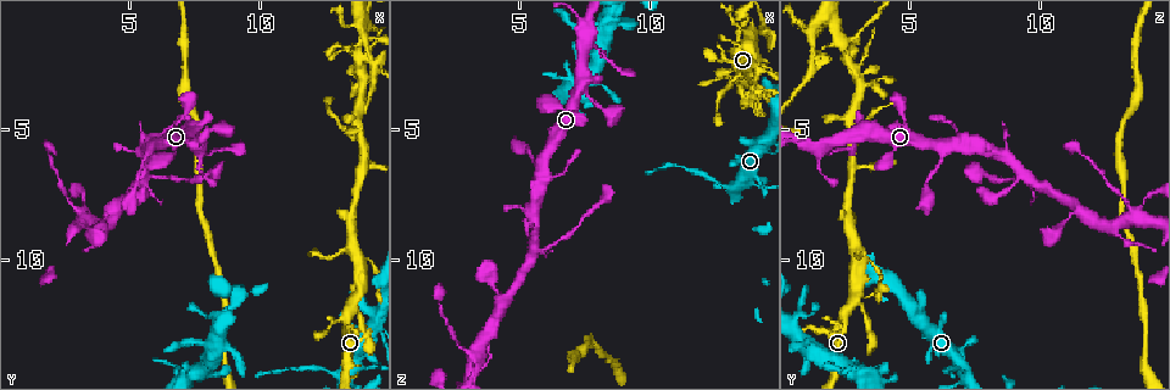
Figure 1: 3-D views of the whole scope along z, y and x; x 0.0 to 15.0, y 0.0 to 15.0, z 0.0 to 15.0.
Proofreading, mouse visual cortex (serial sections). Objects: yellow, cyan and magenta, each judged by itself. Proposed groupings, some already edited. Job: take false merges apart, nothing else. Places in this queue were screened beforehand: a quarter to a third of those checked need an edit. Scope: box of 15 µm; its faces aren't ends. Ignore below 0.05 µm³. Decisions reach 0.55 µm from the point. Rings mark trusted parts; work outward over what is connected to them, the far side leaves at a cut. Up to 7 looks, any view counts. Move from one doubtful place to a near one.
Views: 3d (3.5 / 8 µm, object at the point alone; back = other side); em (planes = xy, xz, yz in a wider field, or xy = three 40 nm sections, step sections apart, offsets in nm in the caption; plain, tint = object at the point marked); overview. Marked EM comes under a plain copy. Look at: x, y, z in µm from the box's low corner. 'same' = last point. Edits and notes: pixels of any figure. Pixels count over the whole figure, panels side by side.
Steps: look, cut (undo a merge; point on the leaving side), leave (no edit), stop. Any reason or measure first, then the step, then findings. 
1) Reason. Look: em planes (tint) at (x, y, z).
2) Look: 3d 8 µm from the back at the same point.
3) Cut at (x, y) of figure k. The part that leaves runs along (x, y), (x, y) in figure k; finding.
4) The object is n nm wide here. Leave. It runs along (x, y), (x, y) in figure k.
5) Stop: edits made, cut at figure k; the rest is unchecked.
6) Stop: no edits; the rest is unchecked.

Sharp bend. Look: 3d 8 µm at (12.4, 14.2, 7.0).

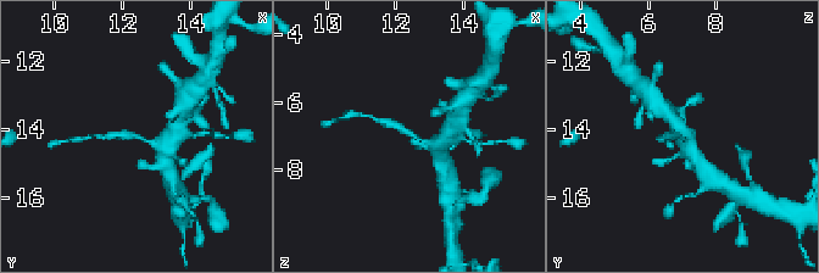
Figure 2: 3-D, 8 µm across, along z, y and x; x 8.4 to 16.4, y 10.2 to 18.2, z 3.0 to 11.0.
Zoom in. Look: 3d 3.5 µm at (12.6, 14.3, 7.0).

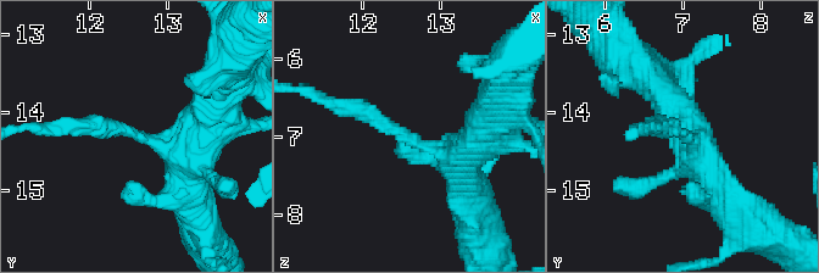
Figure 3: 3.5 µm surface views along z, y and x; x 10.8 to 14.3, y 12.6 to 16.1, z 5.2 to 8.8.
The arms are 200, 450 nm wide. Look: em xy step 3 (tint) at (12.50, 14.25, 6.95).

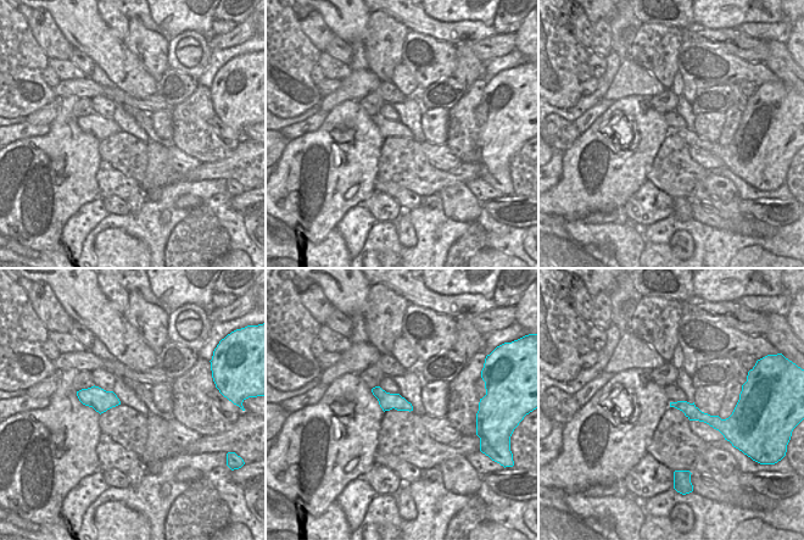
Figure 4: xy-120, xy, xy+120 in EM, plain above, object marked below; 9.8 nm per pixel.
Cut at (377, 115) of figure 3. The part that leaves runs along (410, 138), (308, 90) in figure 3; two cells meet here.

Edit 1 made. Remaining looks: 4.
Abrupt turn. Look: 3d 3.5 µm at (13.0, 12.3, 2.4).

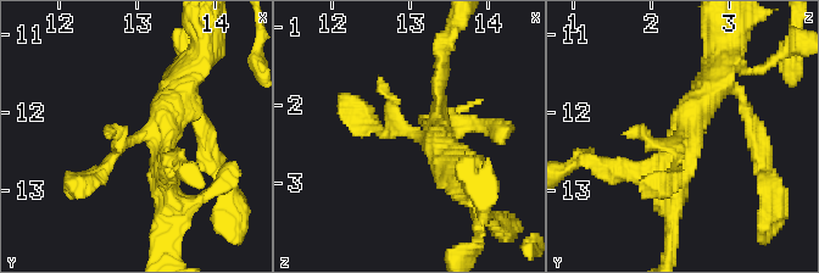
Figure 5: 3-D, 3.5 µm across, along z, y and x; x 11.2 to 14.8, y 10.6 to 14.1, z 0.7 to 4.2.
Look: em xy step 2 (tint) at (13.05, 12.25, 2.35).

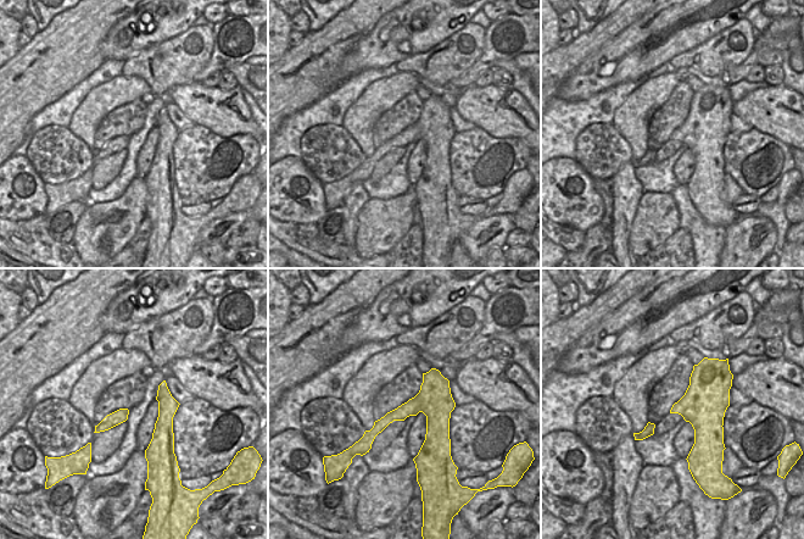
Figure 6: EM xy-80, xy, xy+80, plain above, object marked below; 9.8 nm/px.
Leave. It runs along (438, 128), (438, 144), (363, 118) in figure 5; one cell here.

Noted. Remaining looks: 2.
A narrow waist. Look: 3d 3.5 µm at (2.7, 7.7, 13.4).

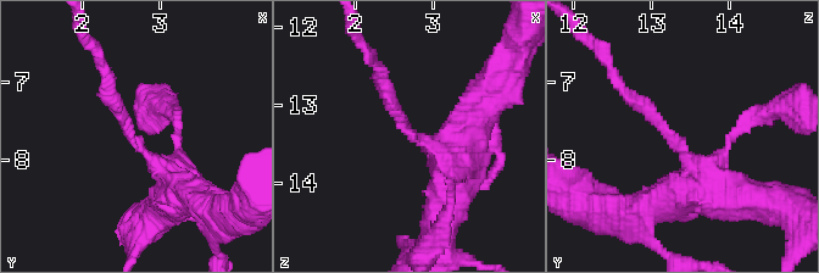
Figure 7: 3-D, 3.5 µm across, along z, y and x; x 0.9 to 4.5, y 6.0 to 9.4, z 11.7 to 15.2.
Need the tissue. Look: em xy step 5 (tint) at (2.60, 7.70, 13.30).

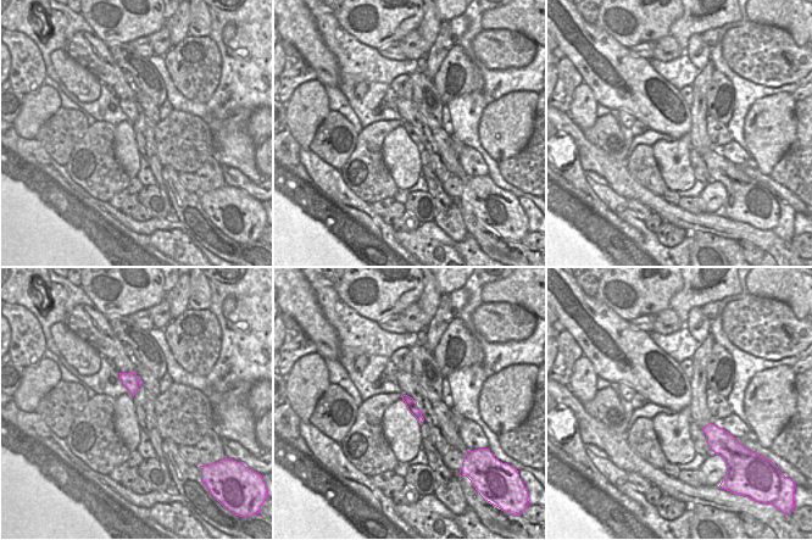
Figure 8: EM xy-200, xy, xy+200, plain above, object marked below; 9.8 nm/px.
The arms are 200, 400 nm wide. Leave. It runs along (182, 193), (129, 137), (104, 84) in figure 7; continuous, no second cell.

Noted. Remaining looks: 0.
Stop: edits made, cut at figure 3; the rest is unchecked.

